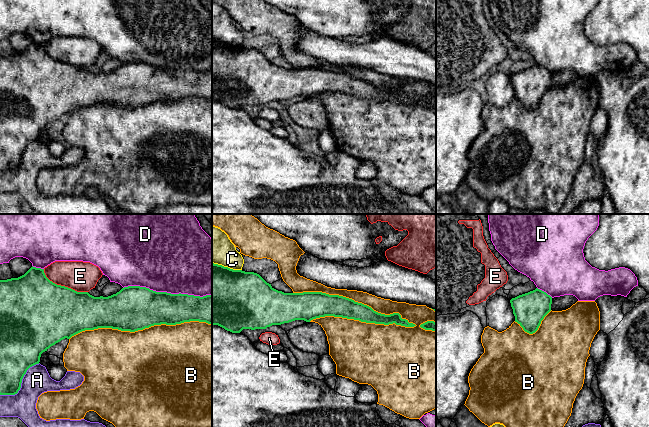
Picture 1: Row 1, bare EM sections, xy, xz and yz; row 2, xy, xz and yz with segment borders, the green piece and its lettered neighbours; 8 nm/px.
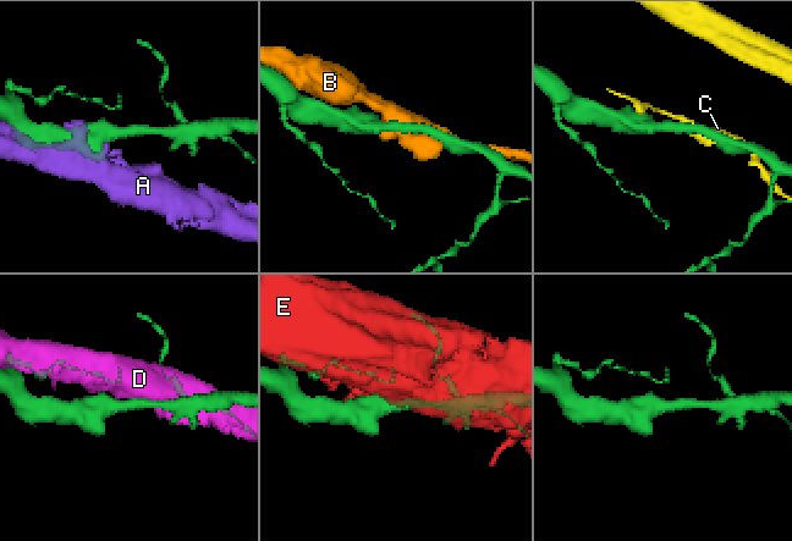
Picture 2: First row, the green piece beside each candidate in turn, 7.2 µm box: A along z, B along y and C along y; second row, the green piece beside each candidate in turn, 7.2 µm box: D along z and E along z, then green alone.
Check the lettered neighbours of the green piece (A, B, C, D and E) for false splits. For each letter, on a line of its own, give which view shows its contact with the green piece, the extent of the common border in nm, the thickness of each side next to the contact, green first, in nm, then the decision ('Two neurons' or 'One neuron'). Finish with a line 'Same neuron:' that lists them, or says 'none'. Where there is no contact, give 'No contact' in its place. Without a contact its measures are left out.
A: Touches green in xy. Shared border 420 nm. Thickness 300 nm (green) against 220 nm. Two neurons
B: Touches green in xz. Shared border 1000 nm. Thickness 180 nm (green) against 220 nm. Two neurons
C: Touches green in xz. Shared border 260 nm. Thickness 480 nm (green) against 280 nm. Two neurons
D: Touches green in xy. Shared border 700 nm. Thickness 340 nm (green) against 500 nm. Two neurons
E: Touches green in xy. Shared border 400 nm. Thickness 480 nm (green) against 240 nm. Two neurons
Same neuron: none

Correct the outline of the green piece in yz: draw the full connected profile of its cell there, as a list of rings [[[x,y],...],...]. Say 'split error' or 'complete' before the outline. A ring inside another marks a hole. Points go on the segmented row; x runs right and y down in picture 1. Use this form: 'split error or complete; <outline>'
complete; [[[536,288],[533,291],[519,295],[510,300],[515,322],[525,332],[535,333],[541,321],[551,311],[552,297]]]

